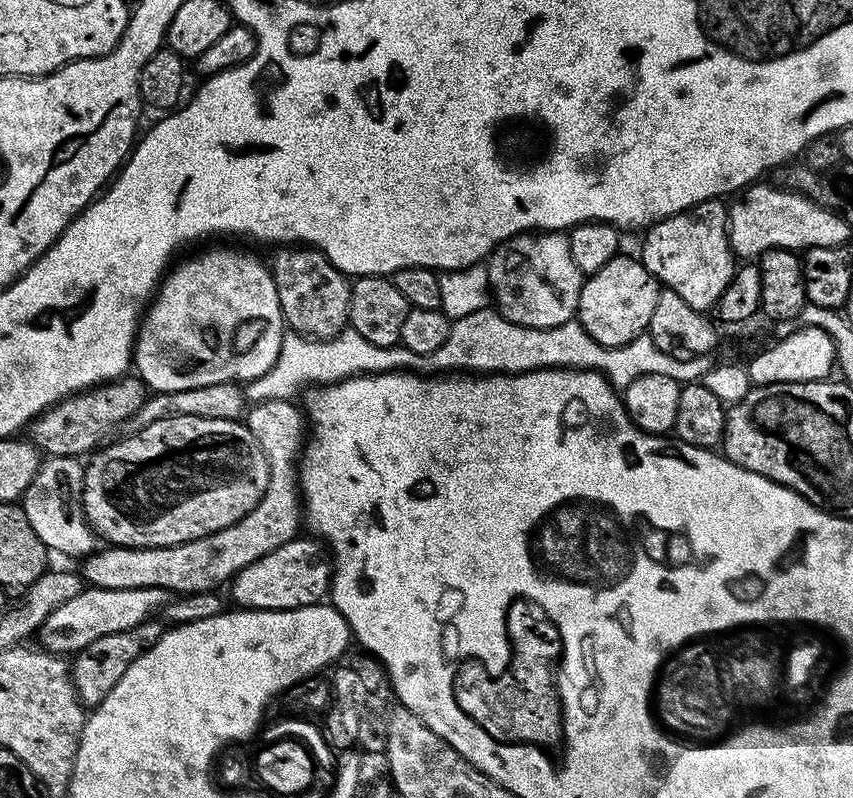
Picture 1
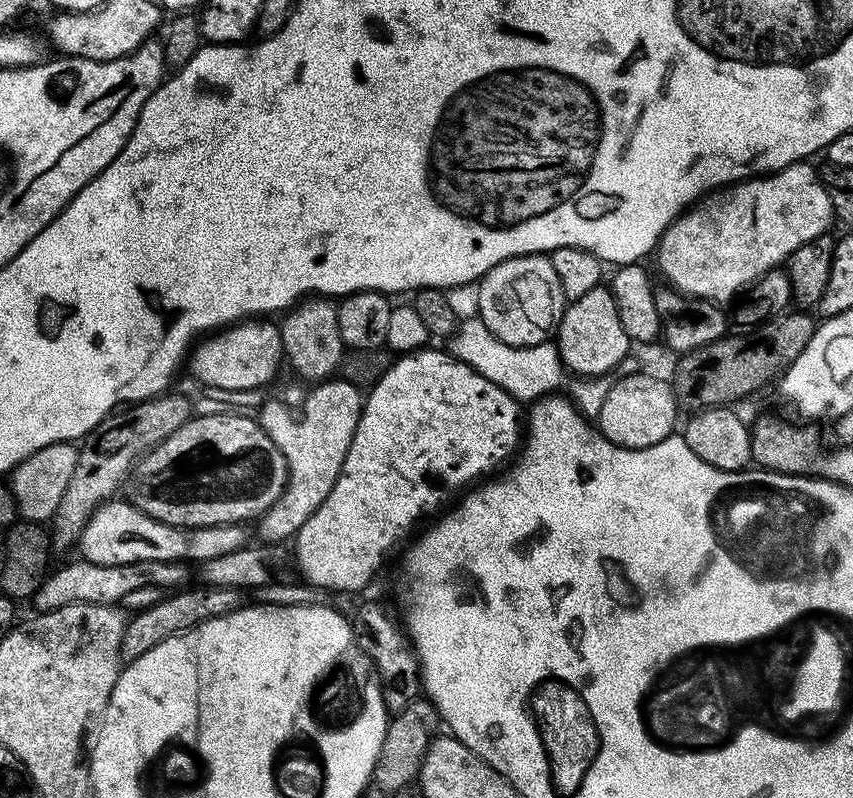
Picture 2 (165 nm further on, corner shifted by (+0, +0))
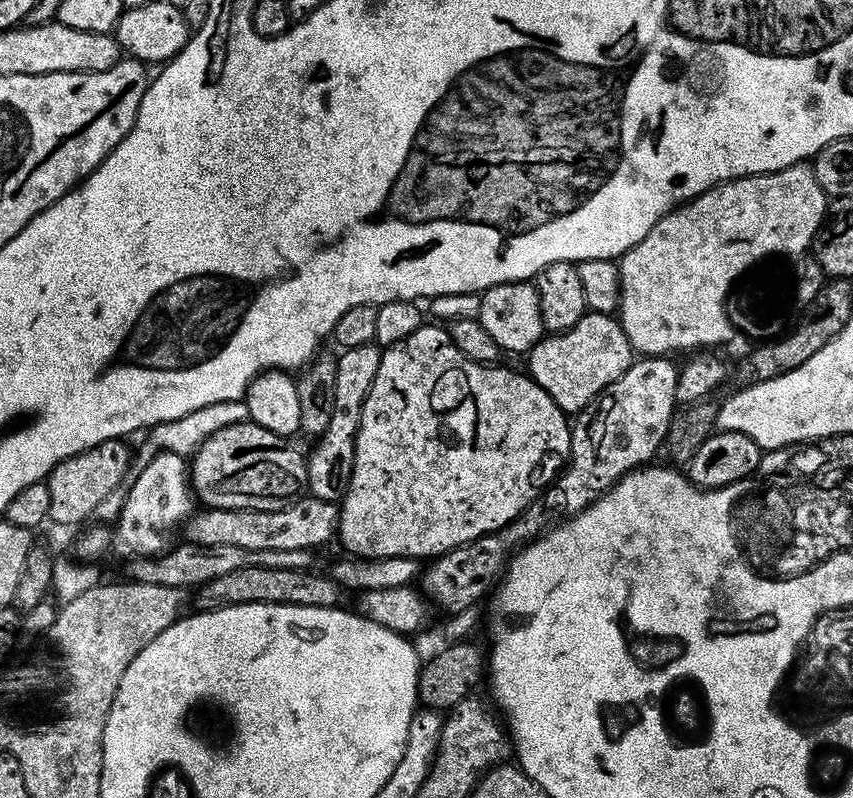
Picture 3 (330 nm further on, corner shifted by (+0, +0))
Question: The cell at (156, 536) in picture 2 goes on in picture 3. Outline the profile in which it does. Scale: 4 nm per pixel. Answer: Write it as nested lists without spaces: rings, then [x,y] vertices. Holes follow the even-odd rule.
[[[304,494],[282,510],[204,508],[182,525],[183,539],[198,546],[242,546],[242,550],[316,550],[338,532],[338,508],[333,501]]]

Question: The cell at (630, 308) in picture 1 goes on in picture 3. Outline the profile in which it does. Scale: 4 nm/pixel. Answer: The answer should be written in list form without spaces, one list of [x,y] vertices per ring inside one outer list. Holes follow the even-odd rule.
[[[593,312],[584,313],[582,319],[574,322],[570,330],[559,334],[548,334],[526,353],[528,360],[527,375],[566,414],[581,412],[587,404],[610,382],[622,378],[628,367],[634,363],[634,349],[622,330],[615,315]]]

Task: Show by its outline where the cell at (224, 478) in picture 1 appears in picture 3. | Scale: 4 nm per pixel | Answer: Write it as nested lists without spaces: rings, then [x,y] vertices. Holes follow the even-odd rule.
[[[246,419],[241,424],[222,426],[202,441],[190,457],[190,487],[204,508],[226,510],[282,510],[308,487],[308,461],[287,436],[279,436]]]

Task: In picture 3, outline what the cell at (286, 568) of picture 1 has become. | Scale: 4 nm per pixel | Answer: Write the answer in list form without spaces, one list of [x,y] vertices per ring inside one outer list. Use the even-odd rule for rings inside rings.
[[[425,322],[421,324],[418,330],[414,330],[412,334],[406,338],[402,338],[402,342],[394,342],[390,347],[383,349],[378,362],[378,374],[374,374],[374,382],[370,386],[370,390],[366,394],[366,402],[362,406],[362,418],[358,426],[358,434],[356,435],[356,445],[354,446],[354,470],[350,474],[350,486],[346,490],[344,499],[338,504],[338,540],[344,543],[345,553],[351,554],[353,557],[362,560],[377,560],[378,558],[414,558],[420,560],[427,558],[435,558],[441,556],[444,552],[454,550],[458,546],[462,546],[466,542],[470,542],[474,538],[484,536],[488,532],[496,532],[500,528],[504,528],[512,521],[523,516],[528,505],[533,500],[540,497],[540,493],[545,491],[556,479],[557,475],[564,470],[565,464],[568,462],[568,455],[571,454],[570,442],[572,441],[572,425],[566,413],[559,408],[554,402],[554,398],[550,398],[550,394],[546,394],[546,390],[542,390],[542,386],[534,383],[531,376],[523,371],[511,372],[508,368],[500,368],[501,366],[489,366],[487,364],[479,364],[470,358],[466,358],[466,354],[462,354],[462,350],[458,350],[458,346],[454,346],[454,342],[450,338],[447,327],[441,326],[436,322]]]

